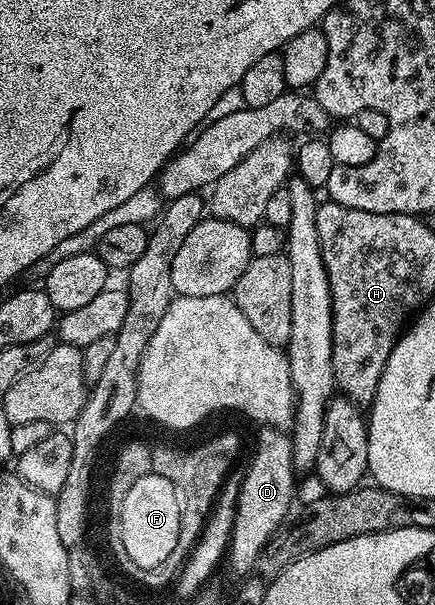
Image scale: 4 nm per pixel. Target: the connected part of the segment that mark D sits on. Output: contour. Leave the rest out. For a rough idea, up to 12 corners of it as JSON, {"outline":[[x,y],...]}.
{"outline":[[269,426],[244,468],[228,560],[238,578],[296,504],[291,437]]}

